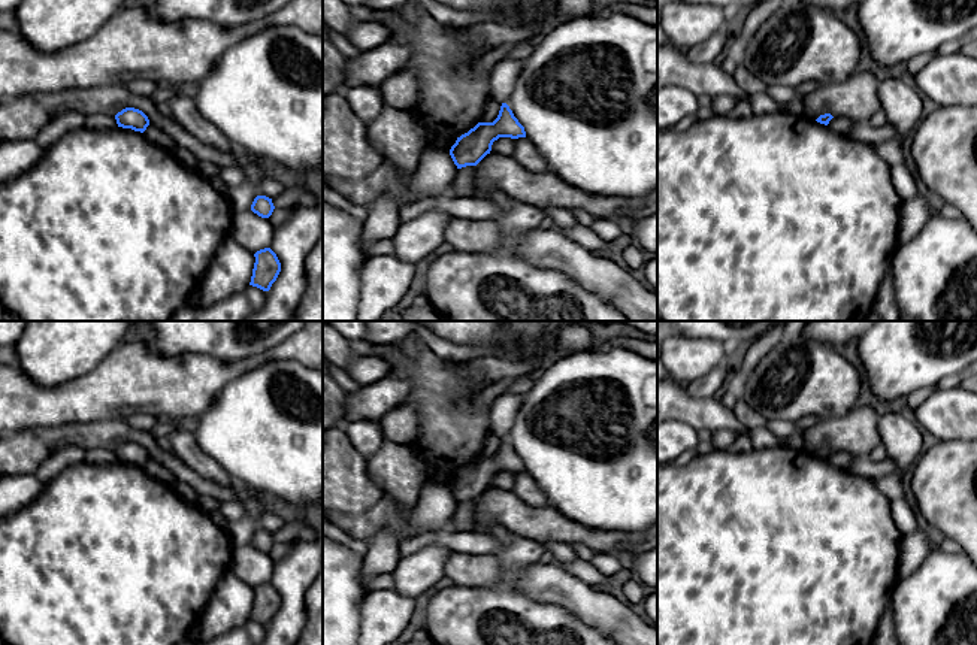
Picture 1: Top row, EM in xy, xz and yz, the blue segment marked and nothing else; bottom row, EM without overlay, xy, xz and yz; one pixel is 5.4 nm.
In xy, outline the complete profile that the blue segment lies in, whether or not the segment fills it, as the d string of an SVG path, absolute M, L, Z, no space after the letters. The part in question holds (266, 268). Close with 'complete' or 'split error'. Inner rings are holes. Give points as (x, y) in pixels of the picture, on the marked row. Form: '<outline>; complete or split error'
M270 248L257 251L254 257L255 263L249 285L269 291L281 272L281 263Z; complete

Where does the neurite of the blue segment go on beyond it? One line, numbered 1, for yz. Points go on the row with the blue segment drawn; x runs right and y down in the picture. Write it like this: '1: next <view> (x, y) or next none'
1: next none

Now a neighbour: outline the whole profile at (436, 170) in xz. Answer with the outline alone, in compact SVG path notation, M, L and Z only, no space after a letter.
M426 148L414 172L409 199L403 205L444 196L444 190L456 179L457 172L450 151Z

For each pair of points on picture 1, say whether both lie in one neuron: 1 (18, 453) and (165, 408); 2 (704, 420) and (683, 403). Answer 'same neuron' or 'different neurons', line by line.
1: different neurons
2: same neuron

